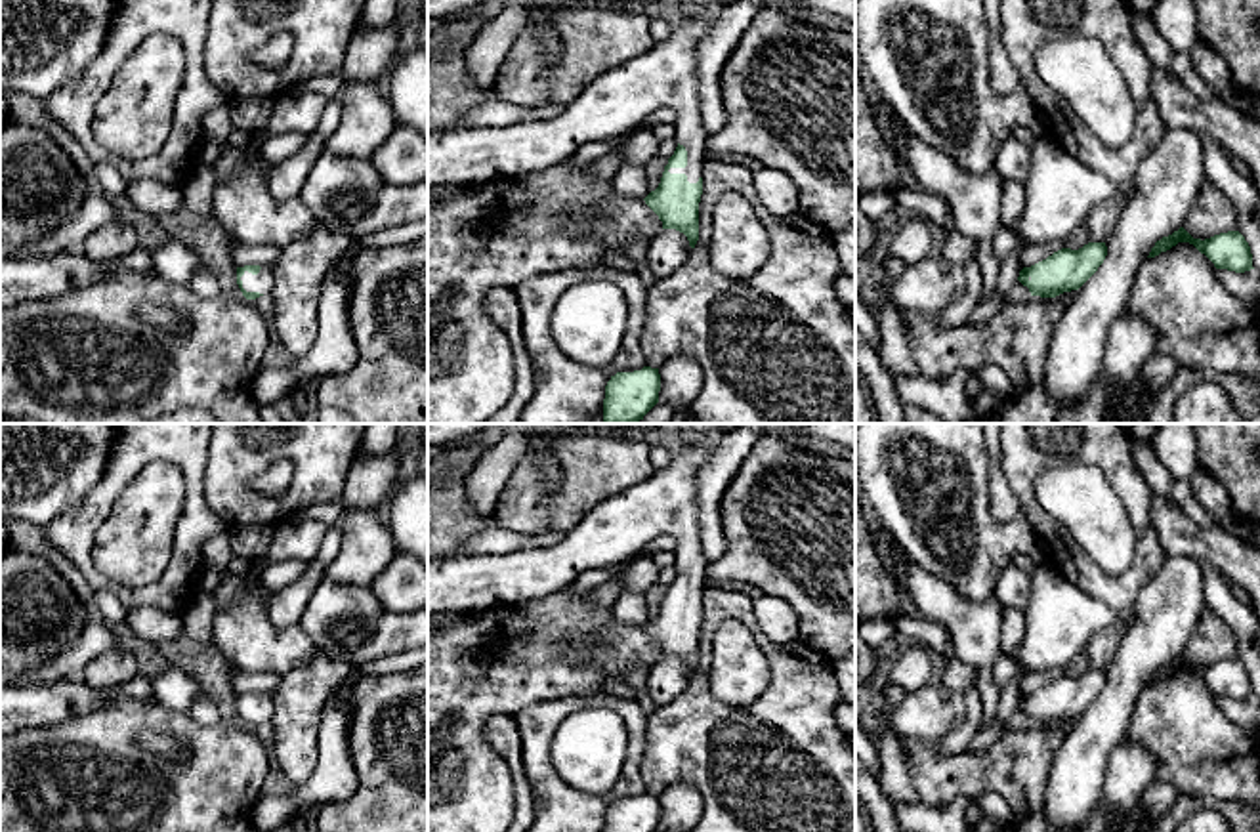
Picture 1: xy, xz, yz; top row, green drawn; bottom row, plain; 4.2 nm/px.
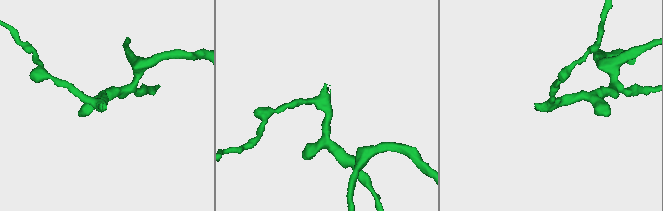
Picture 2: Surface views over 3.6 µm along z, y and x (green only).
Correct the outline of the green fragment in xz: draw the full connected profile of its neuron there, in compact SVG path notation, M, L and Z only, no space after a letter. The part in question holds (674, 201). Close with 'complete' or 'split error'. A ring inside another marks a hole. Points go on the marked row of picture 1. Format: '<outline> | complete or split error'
M727 6L685 10L666 40L596 76L556 118L433 132L428 135L428 189L552 168L584 143L613 143L666 107L678 113L678 147L659 187L643 200L662 229L683 233L695 248L708 139L699 113L697 48Z | split error

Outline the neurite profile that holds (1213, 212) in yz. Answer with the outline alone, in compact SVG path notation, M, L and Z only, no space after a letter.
M1210 181L1199 189L1195 204L1184 223L1193 239L1210 239L1220 233L1237 231L1233 202Z

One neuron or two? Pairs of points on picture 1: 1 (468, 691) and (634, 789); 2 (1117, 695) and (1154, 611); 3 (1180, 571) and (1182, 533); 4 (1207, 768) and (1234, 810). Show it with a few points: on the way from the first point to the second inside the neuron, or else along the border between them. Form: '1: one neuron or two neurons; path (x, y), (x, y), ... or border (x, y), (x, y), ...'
1: two neurons; border (558, 699), (533, 703), (514, 714)
2: one neuron; path (1129, 674), (1140, 651), (1154, 638), (1154, 632)
3: two neurons; border (1167, 554), (1190, 554), (1197, 561)
4: two neurons; border (1184, 792), (1239, 802)

